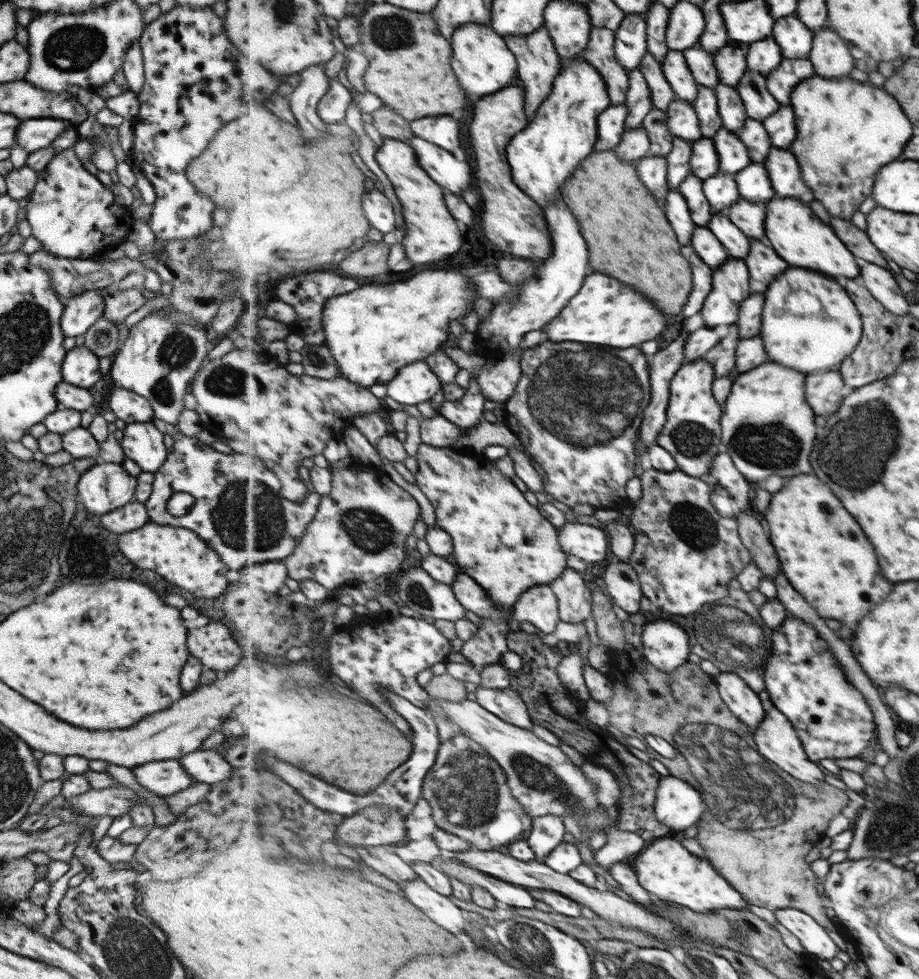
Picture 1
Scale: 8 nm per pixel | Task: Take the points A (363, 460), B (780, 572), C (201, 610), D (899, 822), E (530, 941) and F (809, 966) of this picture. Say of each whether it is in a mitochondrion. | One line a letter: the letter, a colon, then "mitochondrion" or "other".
A: other
B: other
C: other
D: mitochondrion
E: mitochondrion
F: other

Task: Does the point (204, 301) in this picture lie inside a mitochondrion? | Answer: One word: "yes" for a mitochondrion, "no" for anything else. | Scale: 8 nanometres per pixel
no

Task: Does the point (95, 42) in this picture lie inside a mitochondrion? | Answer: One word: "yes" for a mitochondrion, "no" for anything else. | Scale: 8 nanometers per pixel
yes

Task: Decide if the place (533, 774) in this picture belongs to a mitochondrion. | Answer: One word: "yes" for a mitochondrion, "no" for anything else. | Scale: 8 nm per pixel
yes

